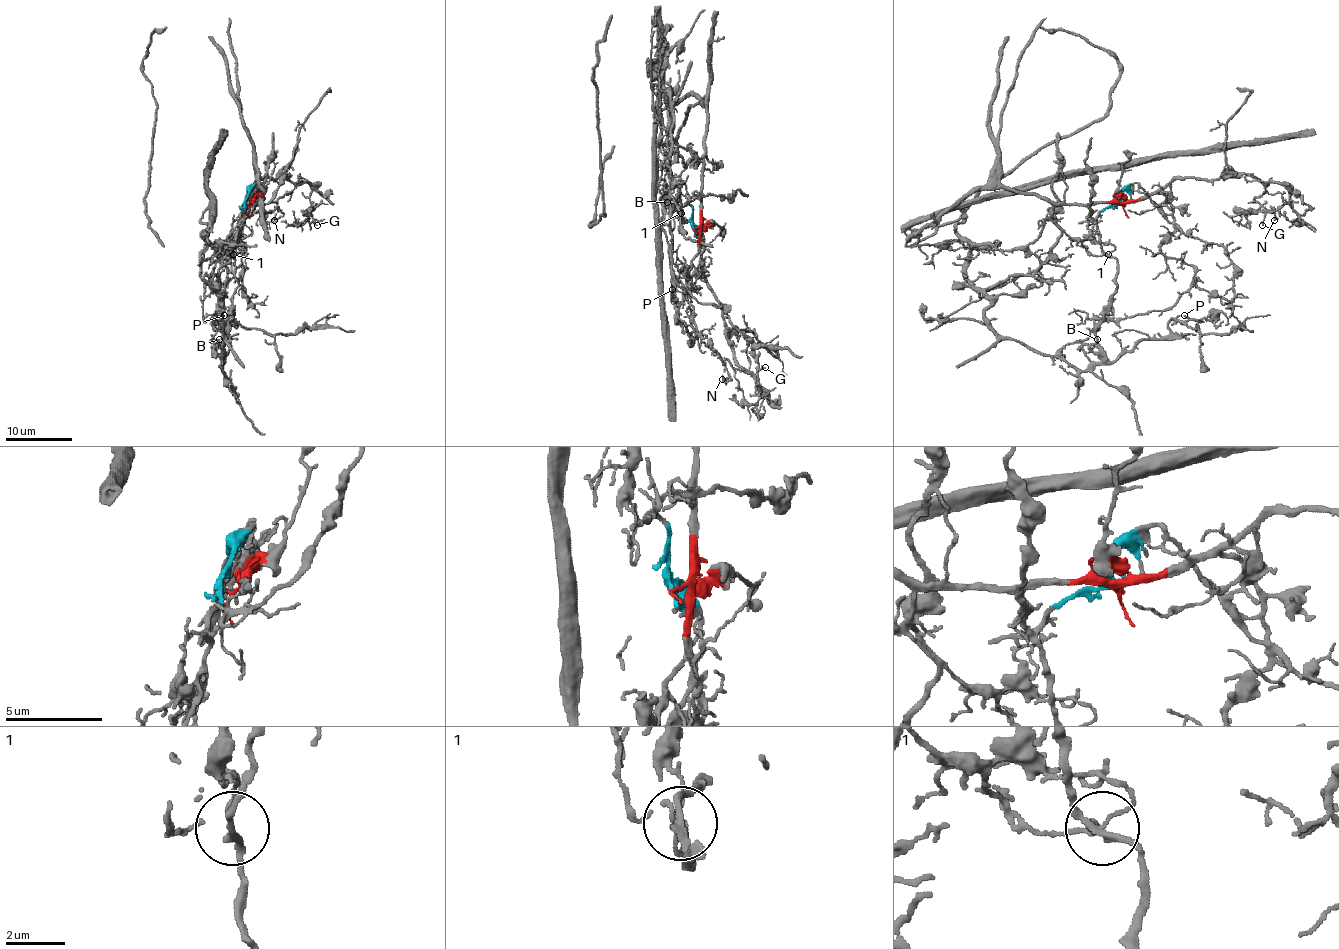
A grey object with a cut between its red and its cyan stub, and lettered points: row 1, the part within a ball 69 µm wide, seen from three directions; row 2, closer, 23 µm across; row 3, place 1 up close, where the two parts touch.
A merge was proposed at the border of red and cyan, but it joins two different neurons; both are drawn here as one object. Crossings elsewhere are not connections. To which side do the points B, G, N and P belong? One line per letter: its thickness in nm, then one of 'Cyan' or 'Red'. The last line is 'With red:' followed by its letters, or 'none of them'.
B: Thickness 160 nm. Cyan
G: Thickness 140 nm. Red
N: Thickness 140 nm. Red
P: Thickness 140 nm. Cyan
With red: G, N

